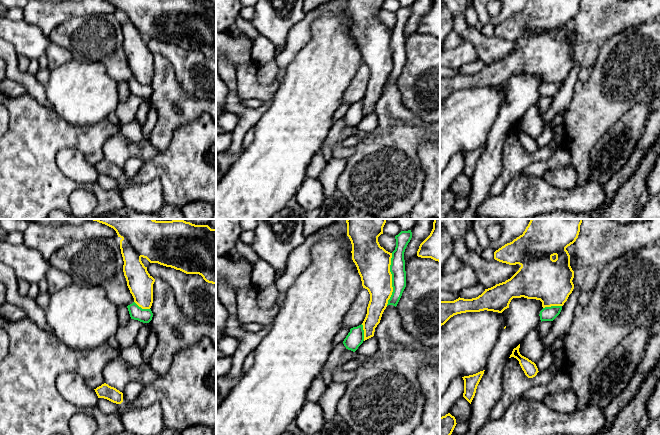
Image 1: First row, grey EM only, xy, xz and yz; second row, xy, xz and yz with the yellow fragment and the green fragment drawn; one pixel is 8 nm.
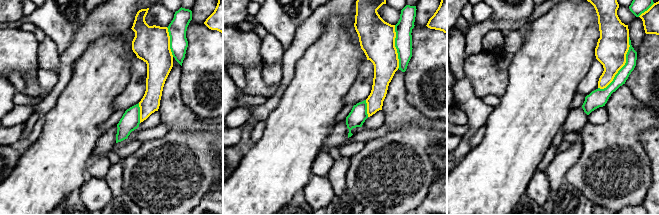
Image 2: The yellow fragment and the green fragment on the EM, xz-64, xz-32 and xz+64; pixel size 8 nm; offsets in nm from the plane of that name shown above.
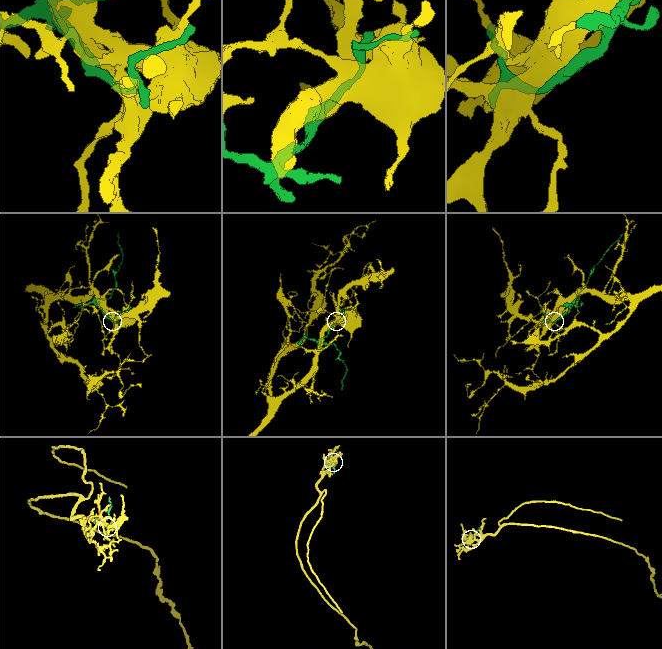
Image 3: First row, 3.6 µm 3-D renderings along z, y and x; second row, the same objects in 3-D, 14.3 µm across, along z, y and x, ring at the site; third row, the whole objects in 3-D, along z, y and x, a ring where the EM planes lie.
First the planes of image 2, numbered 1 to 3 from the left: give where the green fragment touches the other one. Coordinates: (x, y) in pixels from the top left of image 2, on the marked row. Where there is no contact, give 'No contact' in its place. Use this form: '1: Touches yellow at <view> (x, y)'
1: Touches yellow at xz-64 (169, 42)
2: Touches yellow at xz-32 (395, 47)
3: Touches yellow at xz+64 (623, 65)

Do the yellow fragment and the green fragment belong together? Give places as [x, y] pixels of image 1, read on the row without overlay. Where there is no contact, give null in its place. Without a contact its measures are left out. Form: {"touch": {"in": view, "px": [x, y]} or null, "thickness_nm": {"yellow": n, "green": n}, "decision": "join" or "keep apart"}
{"touch": {"in": "xz", "px": [391, 55]}, "thickness_nm": {"yellow": 280, "green": 130}, "decision": "join"}

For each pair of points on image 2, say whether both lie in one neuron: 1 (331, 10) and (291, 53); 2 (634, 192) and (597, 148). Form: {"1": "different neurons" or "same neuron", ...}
{"1": "same neuron", "2": "same neuron"}

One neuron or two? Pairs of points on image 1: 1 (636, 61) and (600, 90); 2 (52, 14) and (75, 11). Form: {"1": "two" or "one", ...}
{"1": "one", "2": "one"}

